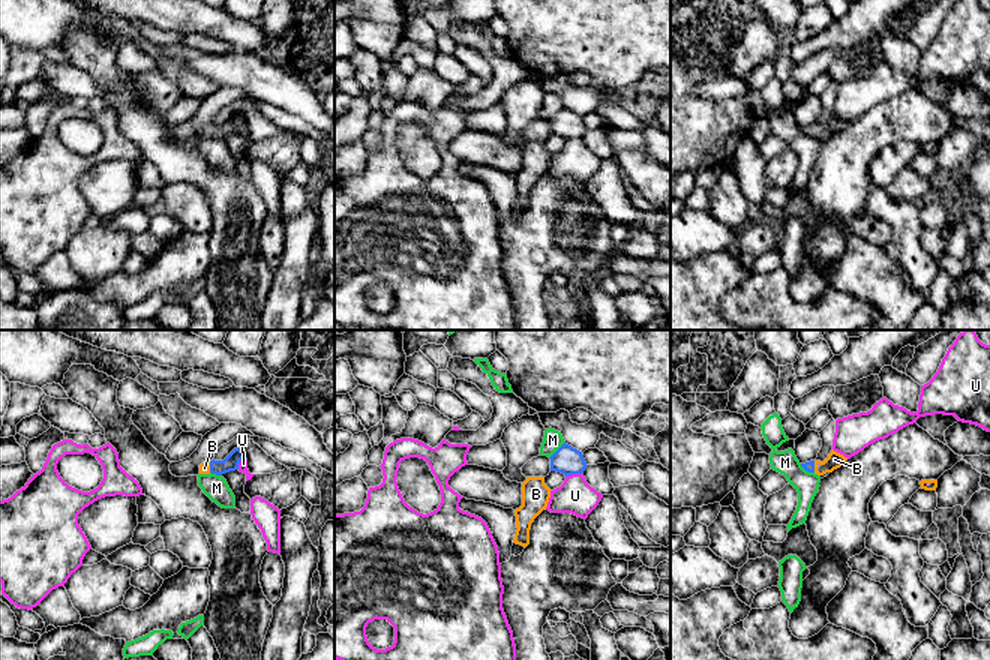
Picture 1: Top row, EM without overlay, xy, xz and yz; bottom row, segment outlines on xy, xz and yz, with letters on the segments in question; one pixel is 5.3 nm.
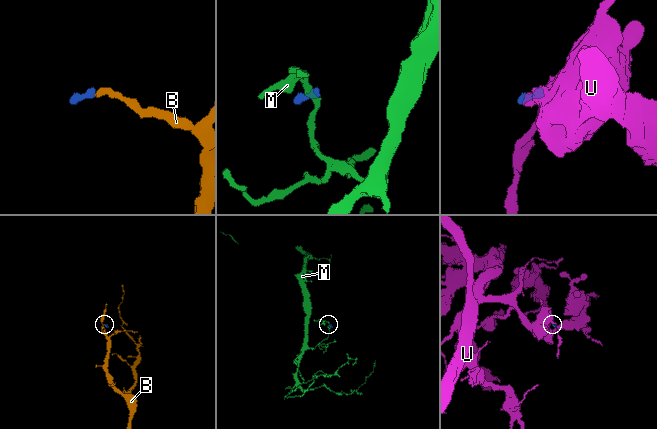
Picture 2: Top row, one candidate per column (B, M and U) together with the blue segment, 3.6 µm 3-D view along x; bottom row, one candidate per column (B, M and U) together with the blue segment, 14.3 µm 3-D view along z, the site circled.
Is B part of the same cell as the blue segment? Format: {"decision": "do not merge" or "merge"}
{"decision": "merge"}

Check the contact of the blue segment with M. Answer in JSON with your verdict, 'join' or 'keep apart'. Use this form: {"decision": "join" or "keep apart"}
{"decision": "keep apart"}

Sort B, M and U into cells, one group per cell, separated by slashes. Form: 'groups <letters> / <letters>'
groups B / M / U

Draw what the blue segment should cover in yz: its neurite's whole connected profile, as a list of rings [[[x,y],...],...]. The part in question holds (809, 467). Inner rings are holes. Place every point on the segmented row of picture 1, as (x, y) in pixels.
[[[831,450],[831,453],[828,454],[828,458],[820,462],[820,460],[810,460],[806,464],[801,464],[801,466],[808,471],[808,472],[814,472],[818,476],[824,476],[826,472],[832,472],[834,470],[840,468],[842,465],[844,465],[848,460],[848,458],[844,458],[843,454]]]

